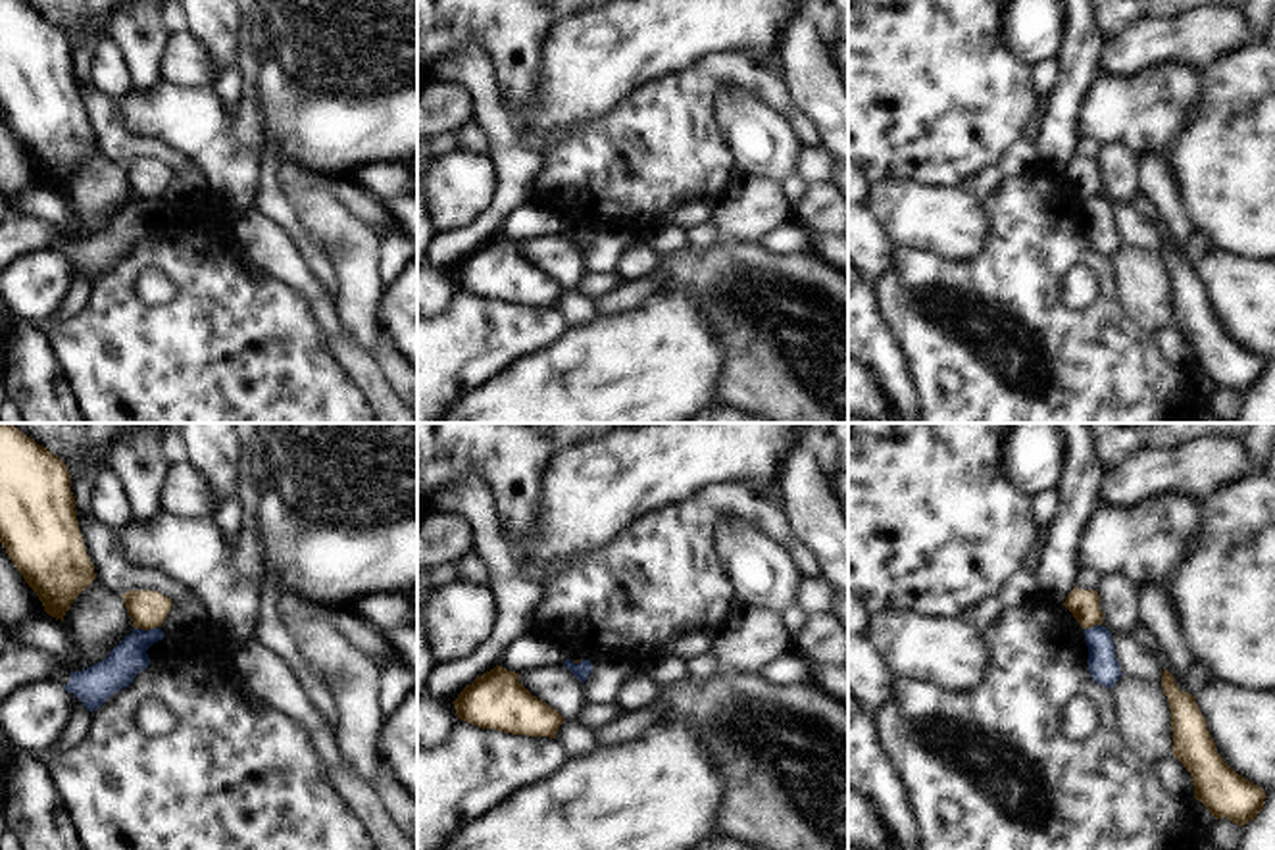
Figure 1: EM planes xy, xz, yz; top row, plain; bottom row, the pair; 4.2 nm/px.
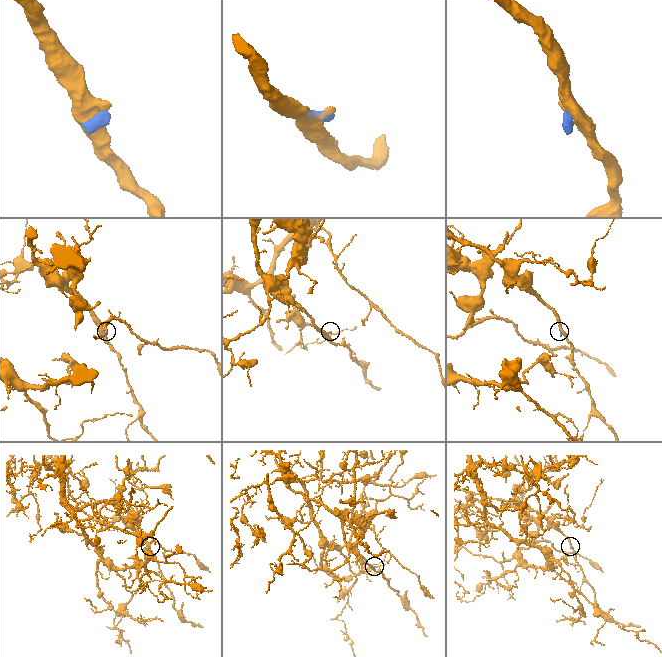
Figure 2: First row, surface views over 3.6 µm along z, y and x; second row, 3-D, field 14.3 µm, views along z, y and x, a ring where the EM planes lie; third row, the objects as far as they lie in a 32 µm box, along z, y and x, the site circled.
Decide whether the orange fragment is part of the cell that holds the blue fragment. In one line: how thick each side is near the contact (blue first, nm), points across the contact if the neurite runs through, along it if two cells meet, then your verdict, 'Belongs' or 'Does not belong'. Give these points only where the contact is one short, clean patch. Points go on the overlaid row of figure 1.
Thickness 150 nm (blue) against 160 nm. Boundary: xy (158, 625), (135, 629). Does not belong.

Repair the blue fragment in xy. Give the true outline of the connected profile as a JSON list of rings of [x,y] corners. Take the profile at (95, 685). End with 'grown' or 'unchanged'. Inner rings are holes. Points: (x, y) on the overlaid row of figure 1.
[[[160,627],[133,629],[106,660],[83,671],[65,671],[60,665],[52,681],[73,692],[88,712],[94,712],[150,665],[146,650],[162,638],[163,631]]]; grown

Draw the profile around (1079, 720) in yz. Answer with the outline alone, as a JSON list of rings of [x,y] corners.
[[[1073,696],[1062,715],[1062,733],[1071,740],[1085,740],[1098,733],[1102,719],[1094,704],[1083,696]]]

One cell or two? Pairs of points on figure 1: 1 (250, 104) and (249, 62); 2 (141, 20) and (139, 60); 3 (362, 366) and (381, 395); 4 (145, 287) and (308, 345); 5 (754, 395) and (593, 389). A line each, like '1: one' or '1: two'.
1: one
2: one
3: one
4: two
5: two

